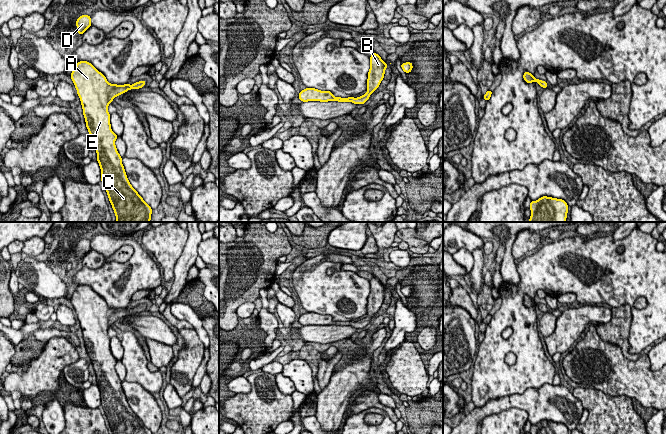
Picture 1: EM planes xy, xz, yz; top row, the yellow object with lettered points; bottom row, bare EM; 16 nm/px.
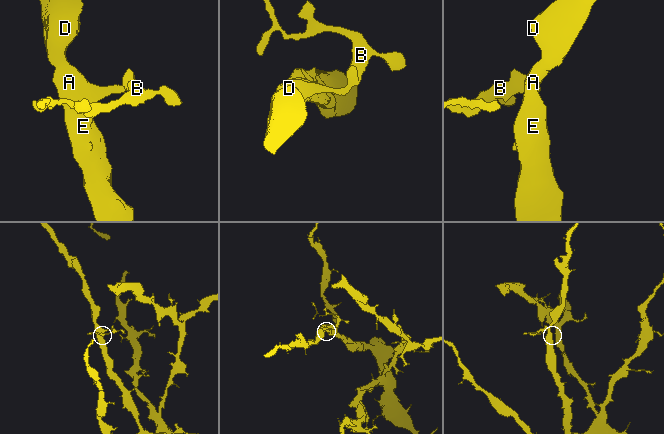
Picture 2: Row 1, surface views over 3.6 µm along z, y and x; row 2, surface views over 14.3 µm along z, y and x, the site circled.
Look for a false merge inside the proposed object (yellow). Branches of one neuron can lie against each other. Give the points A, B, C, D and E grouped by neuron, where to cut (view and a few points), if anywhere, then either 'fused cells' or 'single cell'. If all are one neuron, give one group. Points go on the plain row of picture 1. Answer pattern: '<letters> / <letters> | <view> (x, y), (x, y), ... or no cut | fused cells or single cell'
A B C D E | no cut | single cell

